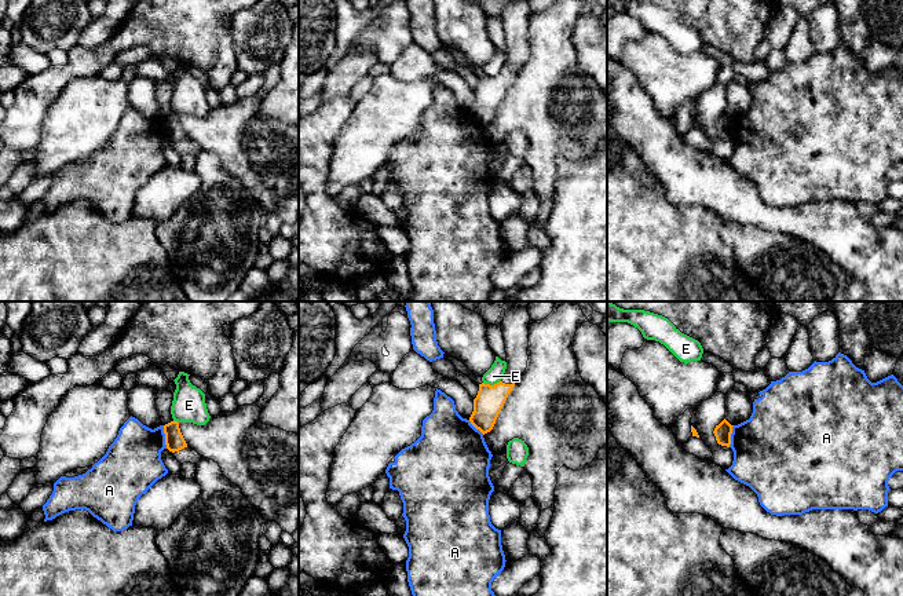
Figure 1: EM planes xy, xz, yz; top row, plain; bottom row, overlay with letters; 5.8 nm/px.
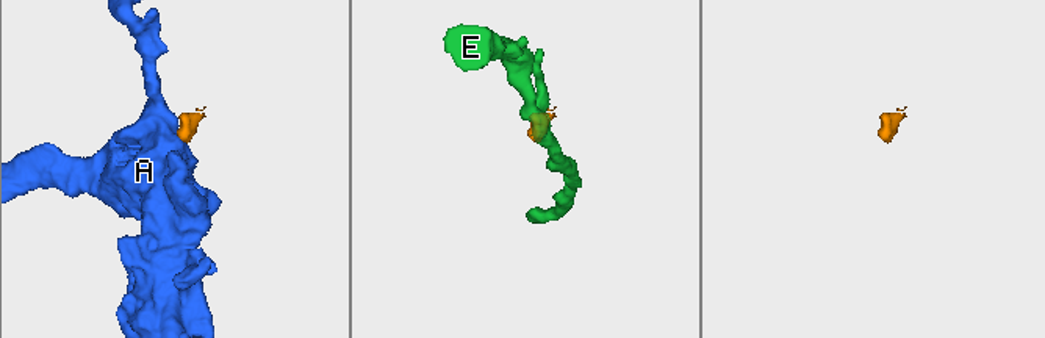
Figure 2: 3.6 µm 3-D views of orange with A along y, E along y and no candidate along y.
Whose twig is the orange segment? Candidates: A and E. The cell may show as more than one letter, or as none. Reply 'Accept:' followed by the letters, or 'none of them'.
Accept: none of them

